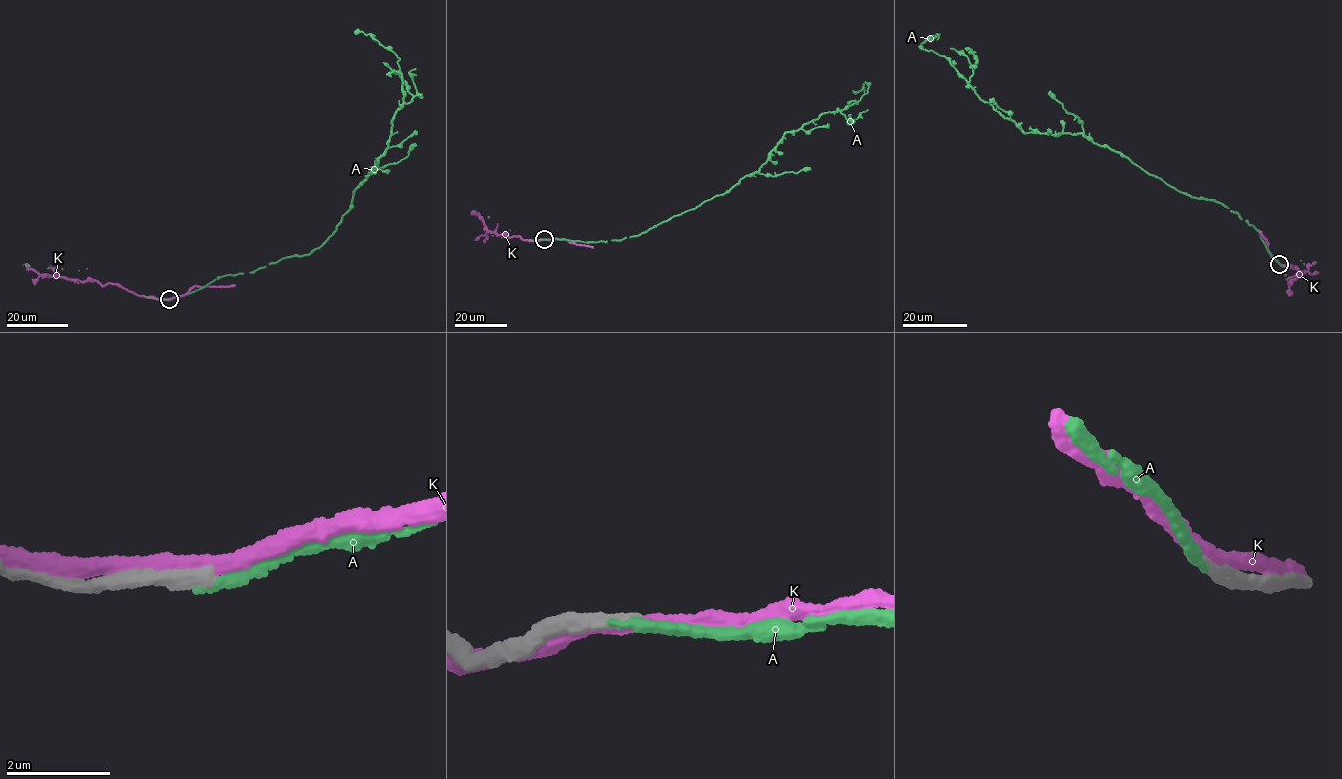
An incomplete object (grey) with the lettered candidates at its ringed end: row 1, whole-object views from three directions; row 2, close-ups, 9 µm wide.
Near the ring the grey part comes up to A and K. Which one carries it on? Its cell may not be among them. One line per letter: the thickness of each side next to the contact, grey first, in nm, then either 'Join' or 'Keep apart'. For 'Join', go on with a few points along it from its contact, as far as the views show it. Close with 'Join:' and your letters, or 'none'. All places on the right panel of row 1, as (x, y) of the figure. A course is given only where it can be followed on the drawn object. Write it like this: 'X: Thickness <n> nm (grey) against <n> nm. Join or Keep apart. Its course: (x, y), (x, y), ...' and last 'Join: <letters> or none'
A: Thickness 280 nm (grey) against 190 nm. Keep apart
K: Thickness 280 nm (grey) against 320 nm. Keep apart
Join: none

